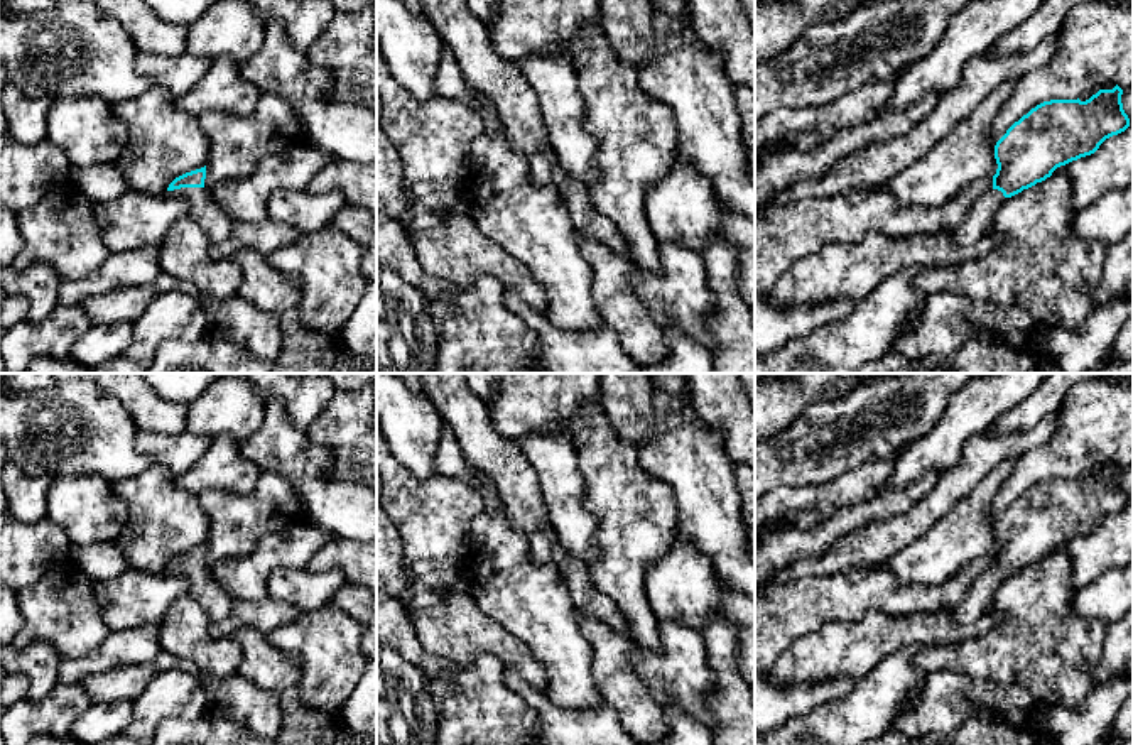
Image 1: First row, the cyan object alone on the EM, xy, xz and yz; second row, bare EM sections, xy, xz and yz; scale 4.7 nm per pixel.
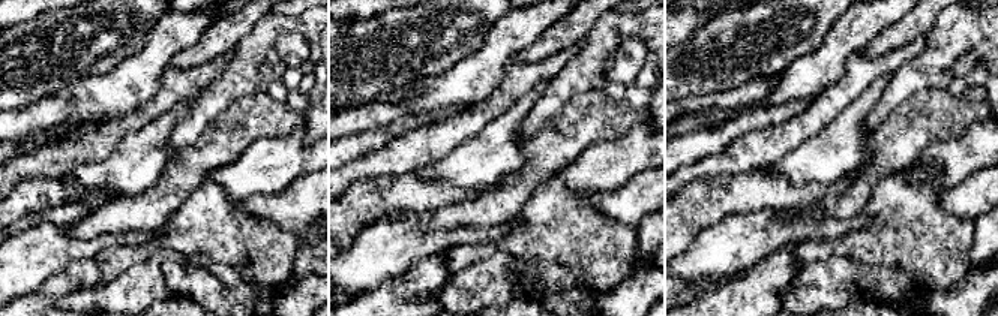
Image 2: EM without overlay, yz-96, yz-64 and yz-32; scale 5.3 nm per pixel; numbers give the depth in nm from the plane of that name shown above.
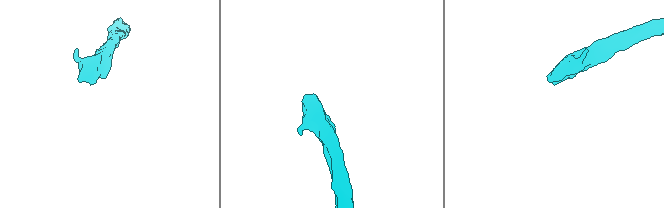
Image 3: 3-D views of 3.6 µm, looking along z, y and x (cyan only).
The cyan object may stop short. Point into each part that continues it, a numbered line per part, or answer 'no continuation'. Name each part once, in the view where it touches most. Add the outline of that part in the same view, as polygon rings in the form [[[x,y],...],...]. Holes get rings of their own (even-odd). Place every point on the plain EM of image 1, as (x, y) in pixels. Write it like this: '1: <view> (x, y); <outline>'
1: xy (203, 585); [[[181,566],[165,569],[165,573],[189,579],[189,595],[204,608],[211,623],[218,623],[230,615],[235,601],[208,566]]]

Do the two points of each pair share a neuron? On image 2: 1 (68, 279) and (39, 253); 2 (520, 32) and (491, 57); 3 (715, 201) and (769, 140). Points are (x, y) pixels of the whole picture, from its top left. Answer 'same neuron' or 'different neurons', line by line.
1: different neurons
2: same neuron
3: different neurons

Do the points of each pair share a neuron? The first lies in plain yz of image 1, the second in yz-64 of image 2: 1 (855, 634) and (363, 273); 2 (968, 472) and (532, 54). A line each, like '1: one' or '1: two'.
1: one
2: two

